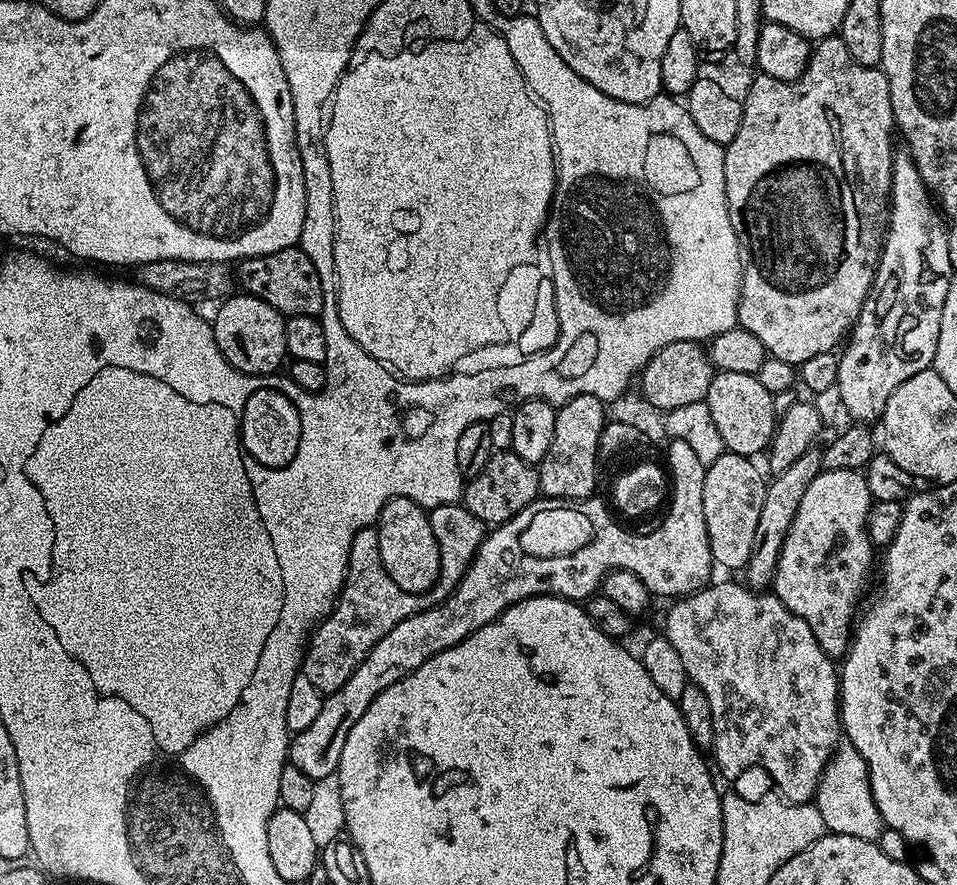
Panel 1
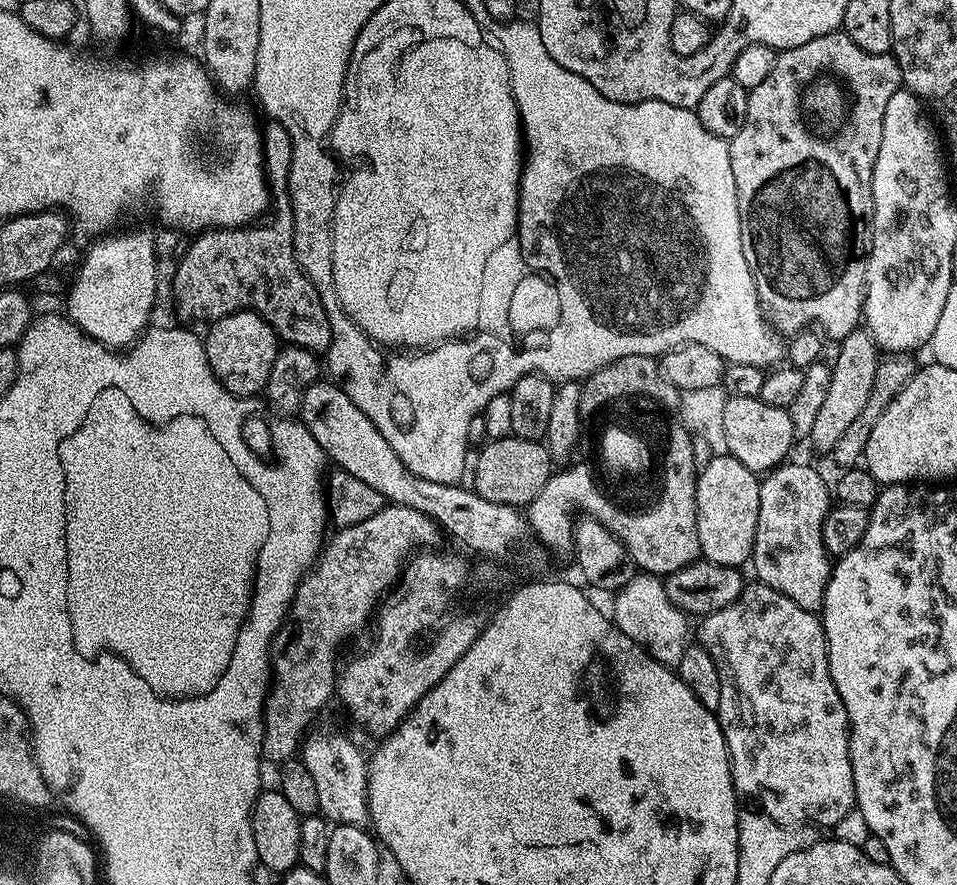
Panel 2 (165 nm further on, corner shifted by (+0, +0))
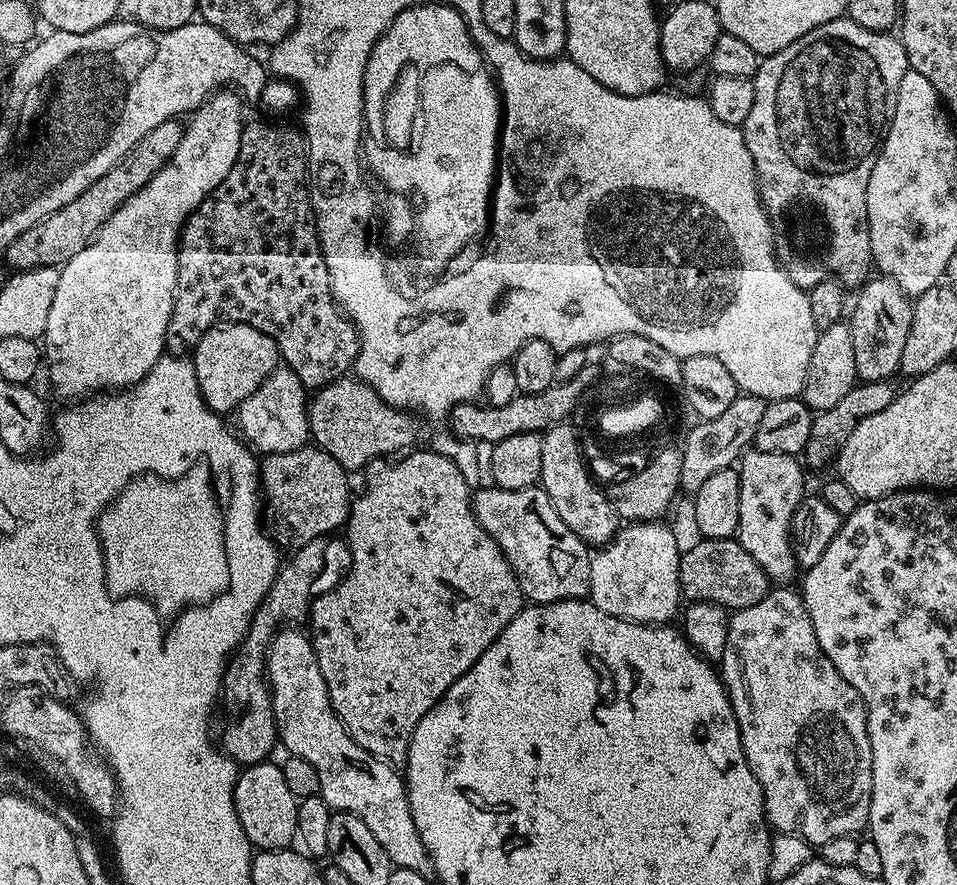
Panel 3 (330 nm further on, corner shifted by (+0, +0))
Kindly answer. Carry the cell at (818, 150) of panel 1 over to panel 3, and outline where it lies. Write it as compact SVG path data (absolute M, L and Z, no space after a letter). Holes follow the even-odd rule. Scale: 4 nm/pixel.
M841 18L826 22L810 30L810 34L802 34L798 42L790 42L790 46L778 50L772 56L763 57L756 75L751 77L754 86L754 106L742 126L746 150L750 150L750 158L756 171L756 187L760 189L760 203L764 205L768 219L772 222L776 258L790 278L790 282L794 282L799 288L809 290L823 280L835 278L845 289L856 290L869 279L868 271L873 271L874 261L866 214L866 186L880 148L884 145L890 122L894 118L894 106L898 102L898 86L902 86L902 74L906 74L909 70L904 43L895 35L866 30L866 26L858 26L858 22Z

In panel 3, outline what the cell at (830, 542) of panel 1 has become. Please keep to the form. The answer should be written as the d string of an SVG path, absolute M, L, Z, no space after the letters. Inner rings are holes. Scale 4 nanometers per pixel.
M753 447L745 451L738 460L740 473L740 489L738 490L738 527L736 527L735 539L739 540L742 550L762 566L762 570L768 575L769 581L784 586L795 572L798 565L792 553L792 519L798 510L801 500L806 495L804 489L804 472L801 461L790 454L770 454Z

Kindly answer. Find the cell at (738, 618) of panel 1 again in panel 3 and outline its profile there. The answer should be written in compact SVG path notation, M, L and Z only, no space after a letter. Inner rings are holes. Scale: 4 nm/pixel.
M776 586L769 590L766 598L762 598L762 602L754 602L754 606L735 609L728 618L726 650L724 657L718 662L718 671L724 681L724 689L728 691L734 714L738 718L740 741L742 750L746 754L746 762L750 762L750 770L754 770L754 778L758 778L758 782L762 786L764 809L768 815L769 825L777 833L794 834L813 846L830 842L830 838L856 836L860 834L860 831L863 833L868 826L870 790L872 789L872 759L870 758L866 706L862 702L858 690L854 690L854 686L850 686L850 682L846 682L846 678L842 678L842 674L838 674L834 662L830 662L830 658L826 658L826 654L814 634L814 622L810 622L810 614L804 605L803 595L797 589L795 592L792 586Z

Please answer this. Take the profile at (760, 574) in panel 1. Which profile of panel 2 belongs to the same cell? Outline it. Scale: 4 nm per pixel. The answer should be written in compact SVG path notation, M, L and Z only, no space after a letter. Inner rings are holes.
M867 330L851 332L849 336L839 341L836 352L836 361L831 361L832 377L830 378L830 391L822 401L822 407L818 409L818 415L814 421L814 430L810 437L810 443L816 448L835 449L838 438L846 434L850 422L862 414L867 399L870 398L870 390L874 387L874 376L878 374L878 366L882 359L881 349L877 348L876 340Z

